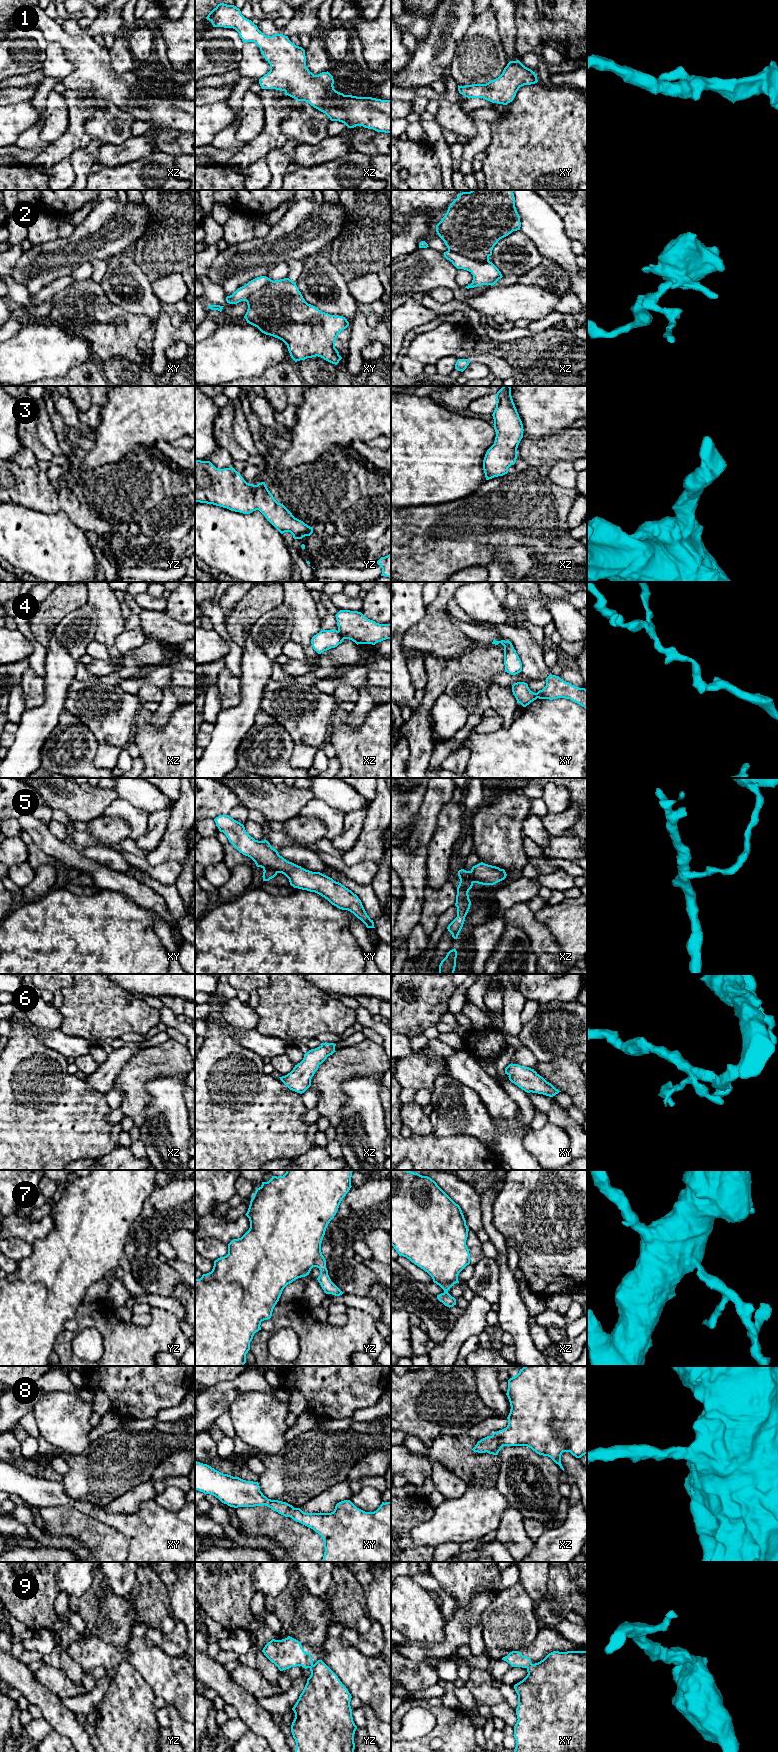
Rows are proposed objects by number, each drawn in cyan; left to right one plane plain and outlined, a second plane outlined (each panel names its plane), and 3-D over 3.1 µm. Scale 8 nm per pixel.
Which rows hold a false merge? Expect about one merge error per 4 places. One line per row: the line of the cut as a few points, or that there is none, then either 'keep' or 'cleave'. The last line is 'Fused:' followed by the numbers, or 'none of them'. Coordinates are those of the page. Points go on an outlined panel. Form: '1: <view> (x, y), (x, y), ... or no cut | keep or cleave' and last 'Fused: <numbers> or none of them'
1: no cut | keep
2: xz (448, 249), (479, 262), (488, 261) | cleave
3: no cut | keep
4: xz (338, 630), (345, 638) | cleave
5: xy (263, 868), (273, 868), (278, 872) | cleave
6: no cut | keep
7: no cut | keep
8: no cut | keep
9: xy (531, 1663), (526, 1667) | cleave
Fused: 2, 4, 5, 9

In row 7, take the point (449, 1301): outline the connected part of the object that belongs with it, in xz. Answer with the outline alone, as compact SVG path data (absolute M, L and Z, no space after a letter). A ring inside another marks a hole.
M391 1170L391 1245L399 1256L406 1257L427 1272L433 1282L444 1290L437 1295L437 1299L449 1308L456 1305L456 1299L448 1290L459 1283L459 1273L470 1264L470 1253L466 1245L468 1231L460 1206L434 1180L408 1170Z

